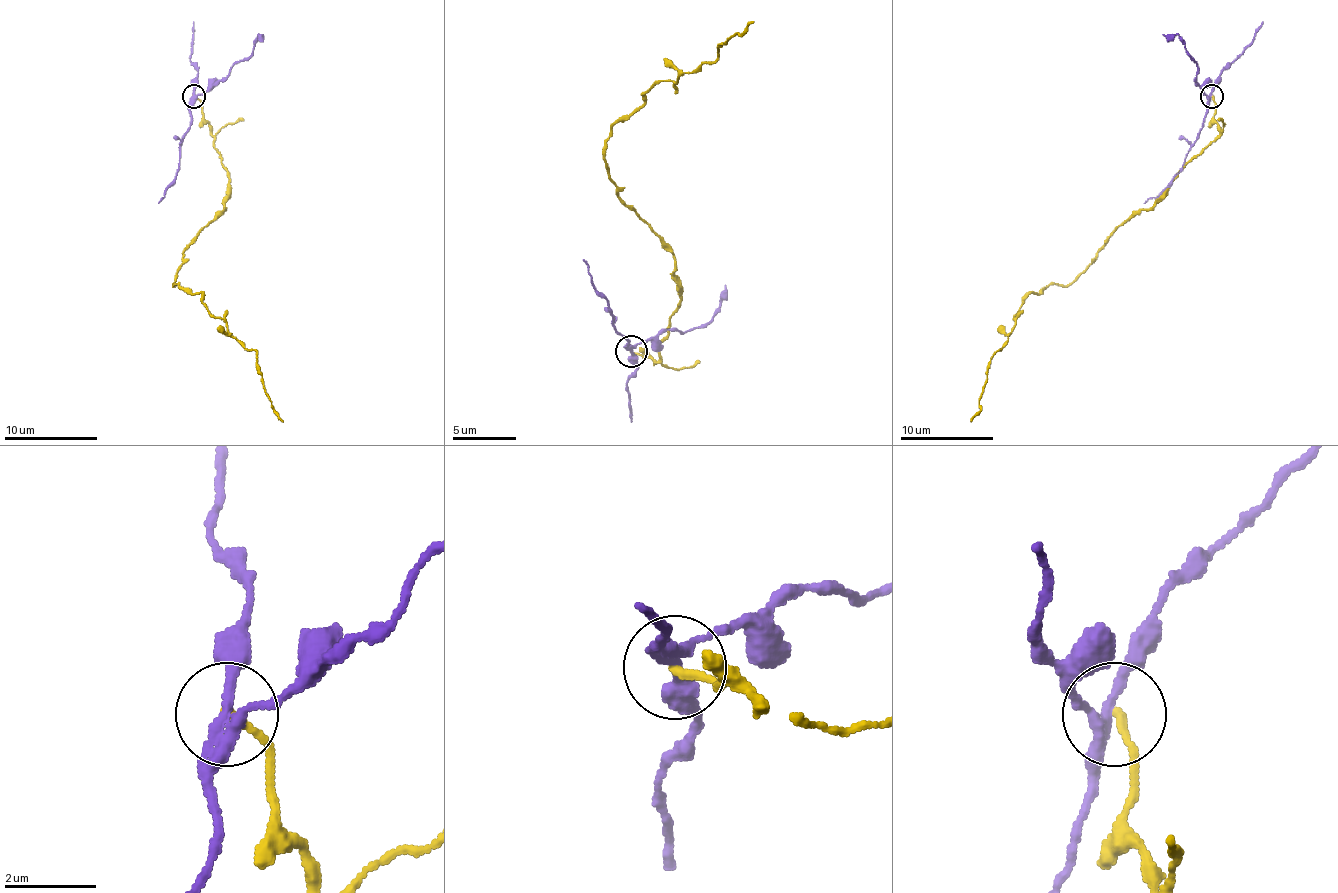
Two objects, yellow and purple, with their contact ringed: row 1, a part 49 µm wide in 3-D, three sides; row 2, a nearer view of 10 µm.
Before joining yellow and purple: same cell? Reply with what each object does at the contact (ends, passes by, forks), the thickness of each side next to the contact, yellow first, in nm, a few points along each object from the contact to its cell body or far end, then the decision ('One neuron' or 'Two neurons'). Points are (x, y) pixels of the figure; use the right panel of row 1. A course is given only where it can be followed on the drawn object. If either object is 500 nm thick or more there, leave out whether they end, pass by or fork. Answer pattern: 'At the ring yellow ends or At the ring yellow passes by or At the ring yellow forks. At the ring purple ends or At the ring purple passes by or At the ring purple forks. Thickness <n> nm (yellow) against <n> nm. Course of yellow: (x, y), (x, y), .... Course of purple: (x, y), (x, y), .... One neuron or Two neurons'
At the ring yellow ends. At the ring purple forks. Thickness 200 nm (yellow) against 240 nm. Course of yellow: (1212, 96), (1219, 134), (1149, 208), (1135, 210), (1068, 285), (1030, 292), (986, 371), (979, 413), (970, 422). Course of purple: (1210, 96), (1205, 122), (1182, 171), (1144, 203). Two neurons

